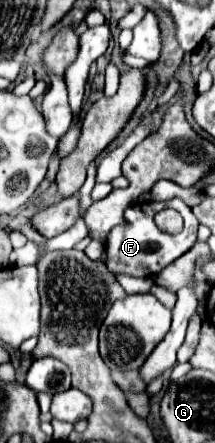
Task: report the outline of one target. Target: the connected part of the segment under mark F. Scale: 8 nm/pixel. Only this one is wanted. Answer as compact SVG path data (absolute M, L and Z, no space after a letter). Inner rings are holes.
M178 197L166 201L166 203L156 203L156 201L142 201L134 203L124 211L124 223L114 227L106 239L106 267L112 271L112 275L132 275L132 277L148 277L160 273L164 267L168 267L172 261L176 261L180 255L184 255L194 243L196 243L196 231L198 231L198 221L194 219L192 209ZM164 207L172 207L180 211L184 217L184 229L180 233L164 233L156 227L154 215L162 211Z

